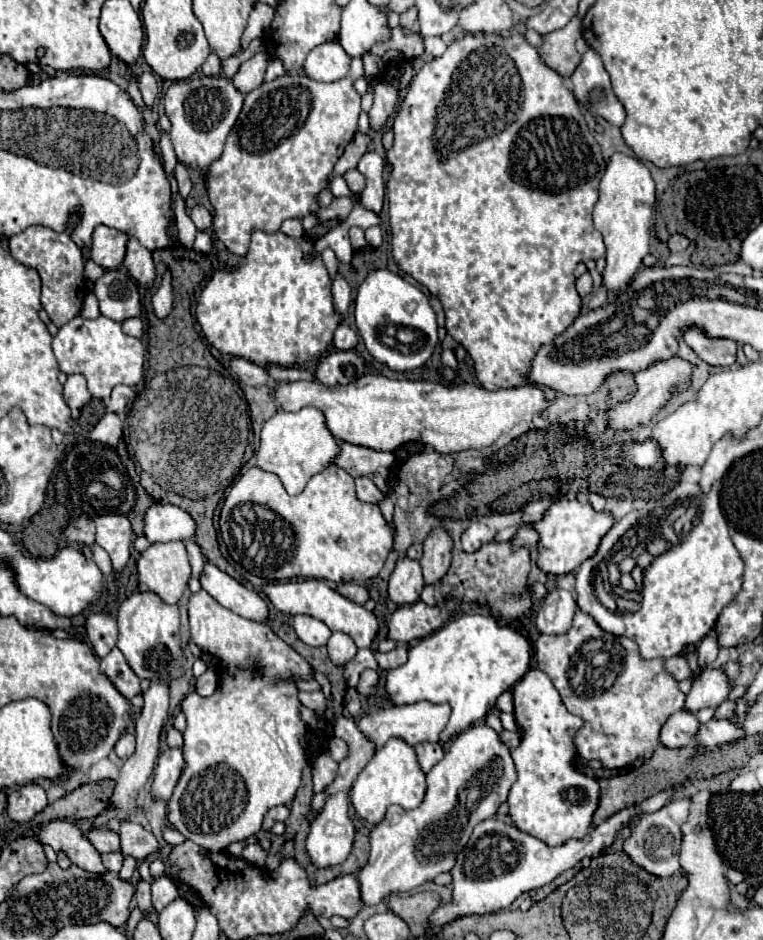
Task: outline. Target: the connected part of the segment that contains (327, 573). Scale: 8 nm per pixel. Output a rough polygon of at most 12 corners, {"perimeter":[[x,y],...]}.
{"perimeter":[[337,465],[291,497],[251,467],[225,497],[231,559],[267,579],[367,583],[393,547]]}

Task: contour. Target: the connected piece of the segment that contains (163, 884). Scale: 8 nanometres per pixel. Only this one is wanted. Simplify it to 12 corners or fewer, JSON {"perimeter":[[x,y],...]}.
{"perimeter":[[159,877],[151,883],[153,907],[163,911],[179,897],[171,877]]}

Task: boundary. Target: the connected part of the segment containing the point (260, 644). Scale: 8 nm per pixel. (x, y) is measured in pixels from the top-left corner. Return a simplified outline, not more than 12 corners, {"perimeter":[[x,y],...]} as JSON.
{"perimeter":[[203,589],[191,639],[219,687],[181,703],[167,809],[223,851],[289,805],[313,669]]}

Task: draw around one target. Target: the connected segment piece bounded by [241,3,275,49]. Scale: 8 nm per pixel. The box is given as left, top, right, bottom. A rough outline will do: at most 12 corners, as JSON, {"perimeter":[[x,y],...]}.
{"perimeter":[[255,5],[247,29],[241,37],[241,49],[251,39],[265,35],[273,21],[275,7]]}

